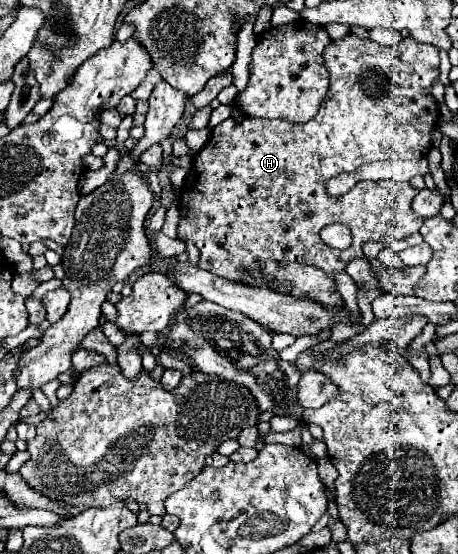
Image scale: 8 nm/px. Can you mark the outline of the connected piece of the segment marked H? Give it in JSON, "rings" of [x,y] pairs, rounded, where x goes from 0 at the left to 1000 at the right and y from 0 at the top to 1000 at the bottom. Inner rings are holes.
{"rings":[[[758,63],[745,74],[727,74],[705,103],[723,153],[714,190],[701,190],[679,218],[653,226],[614,215],[535,211],[531,222],[517,222],[500,211],[461,233],[456,255],[434,276],[426,276],[391,352],[386,428],[426,439],[439,457],[439,486],[456,486],[461,493],[509,504],[513,511],[544,511],[548,518],[583,522],[587,511],[570,511],[570,504],[535,504],[517,482],[570,482],[570,475],[587,471],[683,475],[731,504],[736,493],[753,489],[762,471],[793,464],[793,442],[801,435],[845,442],[849,431],[889,431],[915,417],[924,399],[897,377],[897,363],[915,345],[893,330],[784,327],[762,348],[727,356],[714,348],[714,327],[740,312],[779,309],[810,291],[871,287],[876,273],[880,287],[928,283],[937,276],[937,240],[954,222],[954,182],[932,175],[932,157],[941,157],[959,135],[954,85],[884,67],[867,88],[854,88],[806,70]],[[723,403],[749,403],[766,413],[771,439],[762,449],[723,449],[701,435],[697,417]]]}

